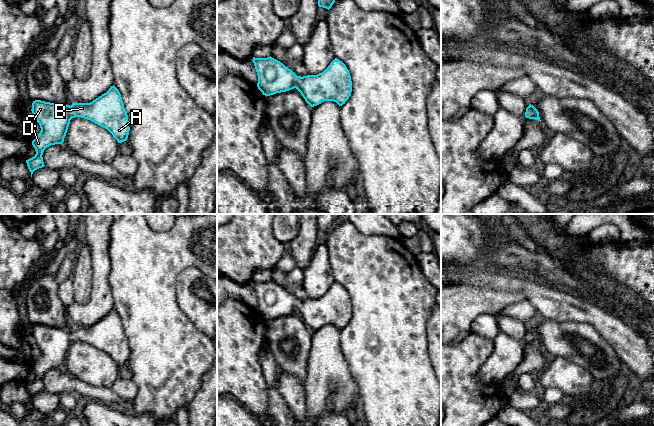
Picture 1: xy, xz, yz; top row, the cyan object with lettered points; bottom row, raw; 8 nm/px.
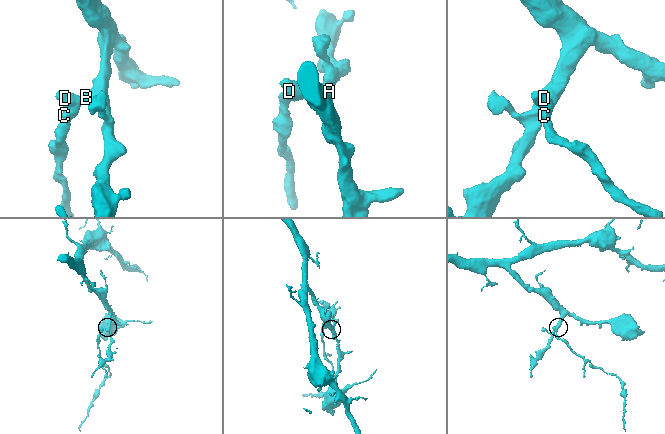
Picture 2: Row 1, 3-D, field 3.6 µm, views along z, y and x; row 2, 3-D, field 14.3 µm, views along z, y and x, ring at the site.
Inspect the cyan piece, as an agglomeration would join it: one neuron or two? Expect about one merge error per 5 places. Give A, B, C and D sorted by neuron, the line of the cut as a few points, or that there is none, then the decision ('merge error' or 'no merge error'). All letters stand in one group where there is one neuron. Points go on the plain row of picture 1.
A B C D; no cut; no merge error

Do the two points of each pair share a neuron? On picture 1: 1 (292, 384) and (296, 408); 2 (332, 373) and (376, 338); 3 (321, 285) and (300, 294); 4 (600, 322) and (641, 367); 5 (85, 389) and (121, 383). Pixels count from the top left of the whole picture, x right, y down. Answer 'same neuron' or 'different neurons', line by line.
1: same neuron
2: different neurons
3: different neurons
4: same neuron
5: different neurons

